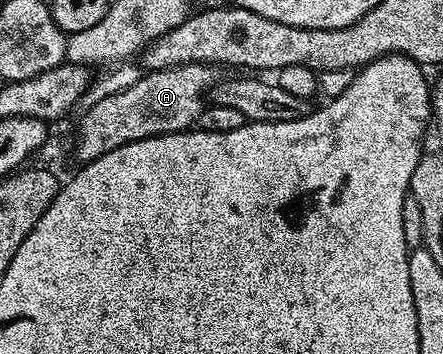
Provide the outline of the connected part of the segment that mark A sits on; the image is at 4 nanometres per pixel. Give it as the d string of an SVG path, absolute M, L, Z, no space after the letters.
M205 63L170 66L164 70L148 70L136 77L124 90L118 90L113 96L105 96L105 100L90 103L79 122L79 143L75 146L75 154L80 163L97 160L97 156L105 156L105 152L113 152L113 148L121 148L121 144L133 144L133 140L145 140L162 134L179 134L195 126L195 121L203 111L205 99L220 81L220 71Z

